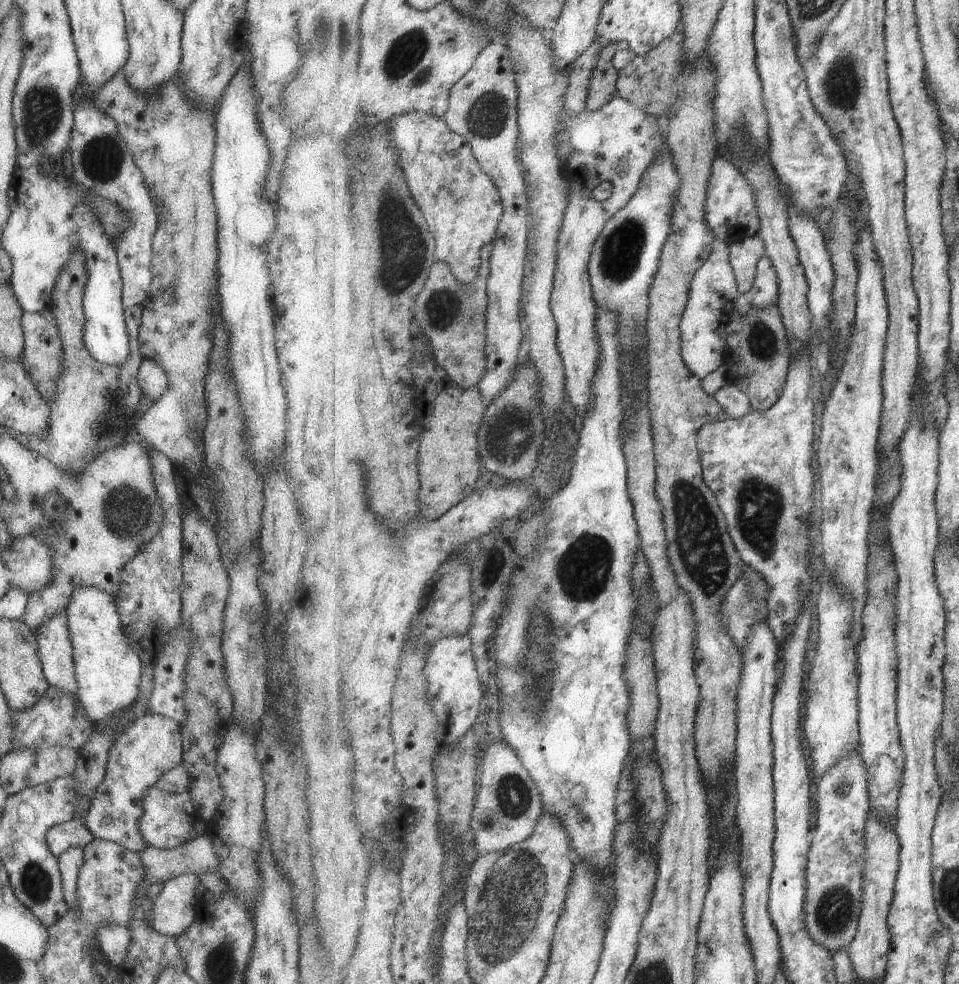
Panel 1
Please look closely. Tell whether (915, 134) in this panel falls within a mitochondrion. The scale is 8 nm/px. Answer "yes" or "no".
no

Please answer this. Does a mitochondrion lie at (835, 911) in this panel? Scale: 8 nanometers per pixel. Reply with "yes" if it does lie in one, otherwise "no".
yes

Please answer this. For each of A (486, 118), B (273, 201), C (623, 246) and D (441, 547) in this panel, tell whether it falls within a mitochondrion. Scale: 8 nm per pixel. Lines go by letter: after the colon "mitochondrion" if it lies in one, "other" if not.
A: mitochondrion
B: other
C: mitochondrion
D: other

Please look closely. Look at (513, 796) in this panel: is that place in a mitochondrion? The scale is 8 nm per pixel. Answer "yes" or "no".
yes

